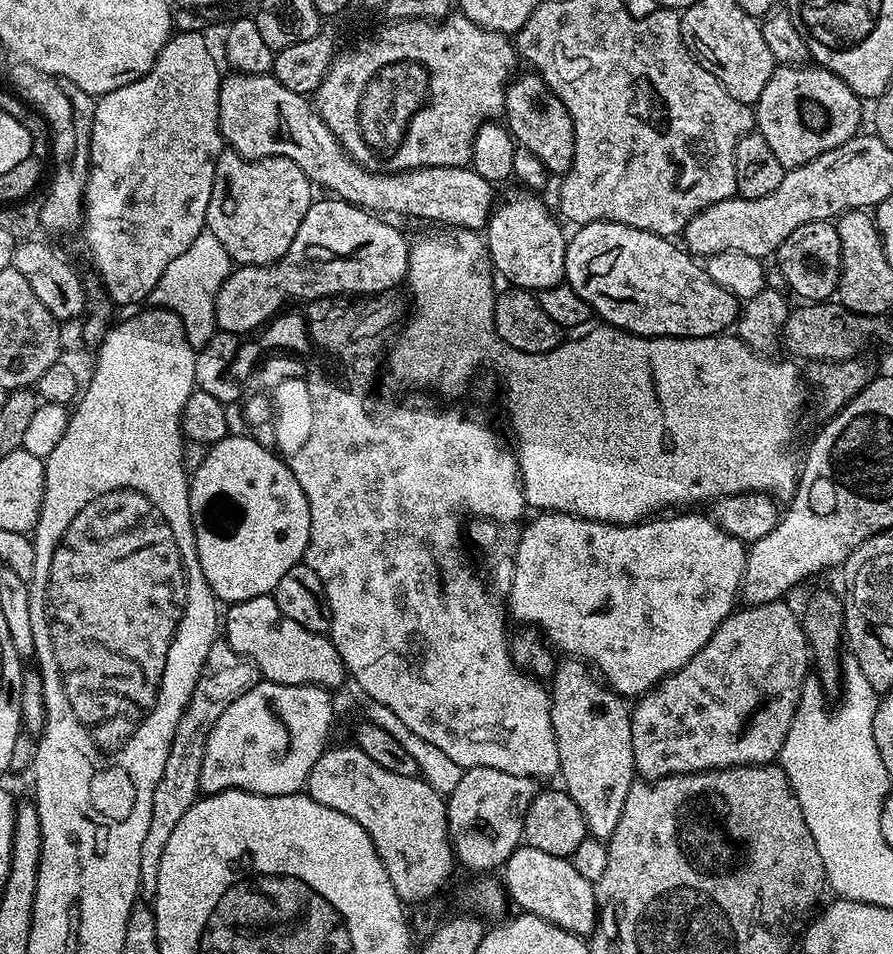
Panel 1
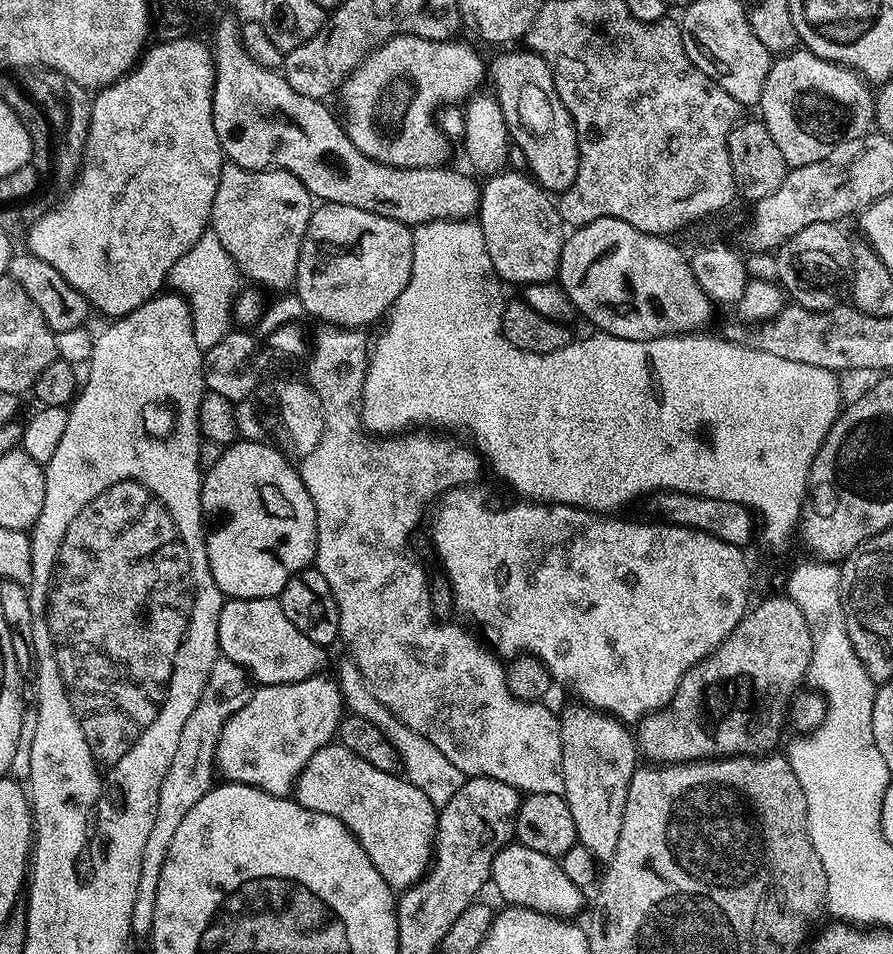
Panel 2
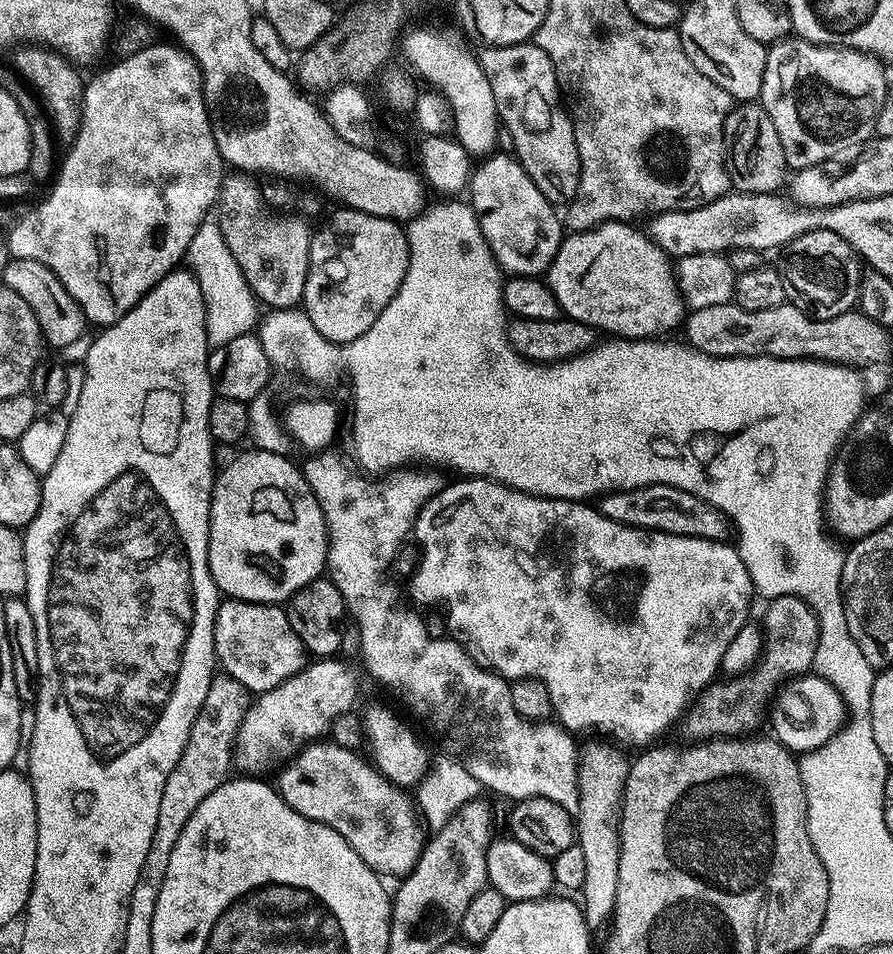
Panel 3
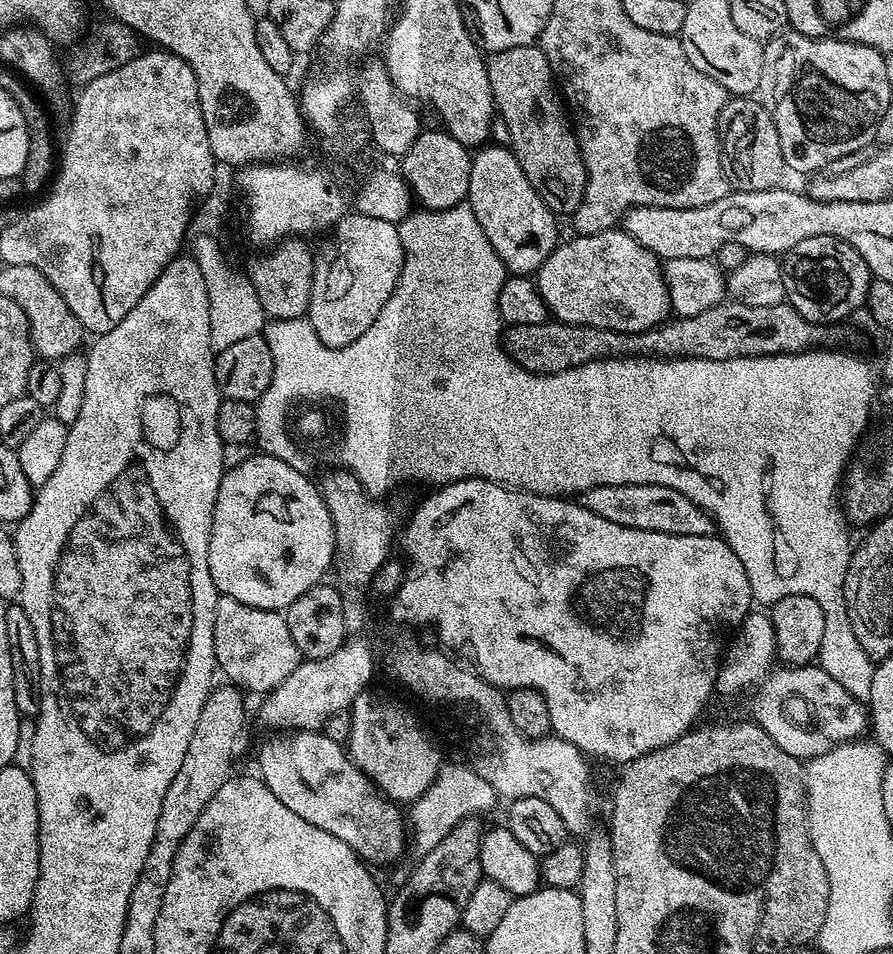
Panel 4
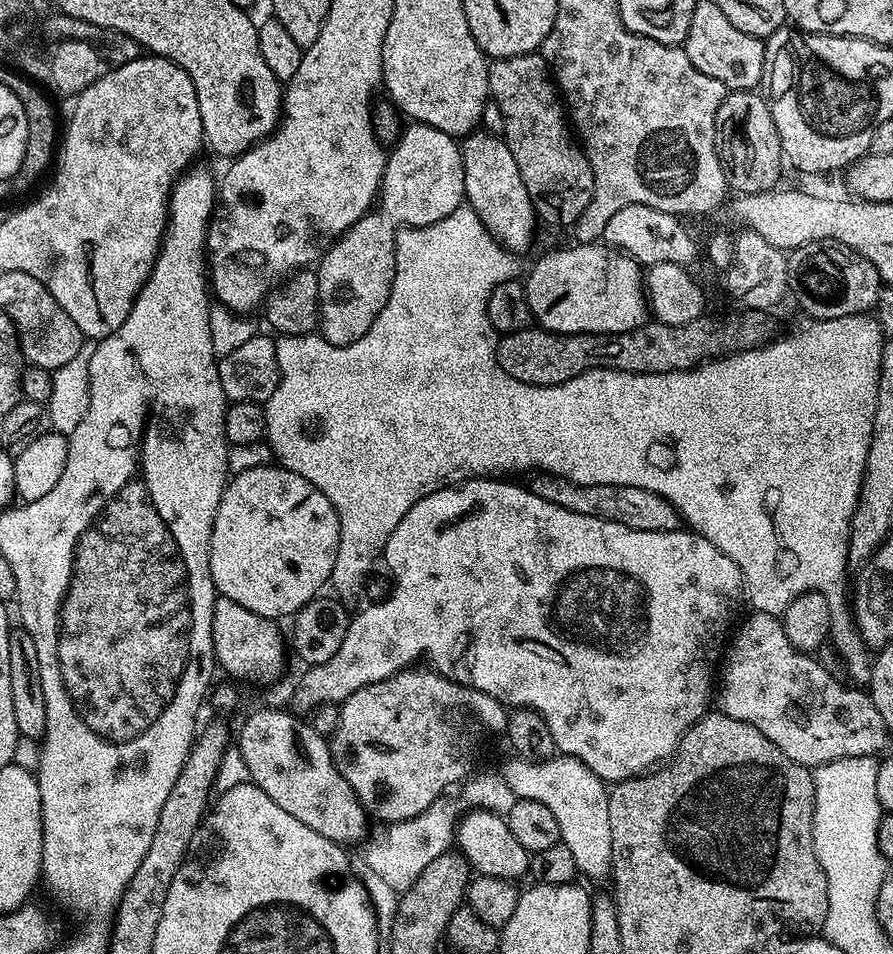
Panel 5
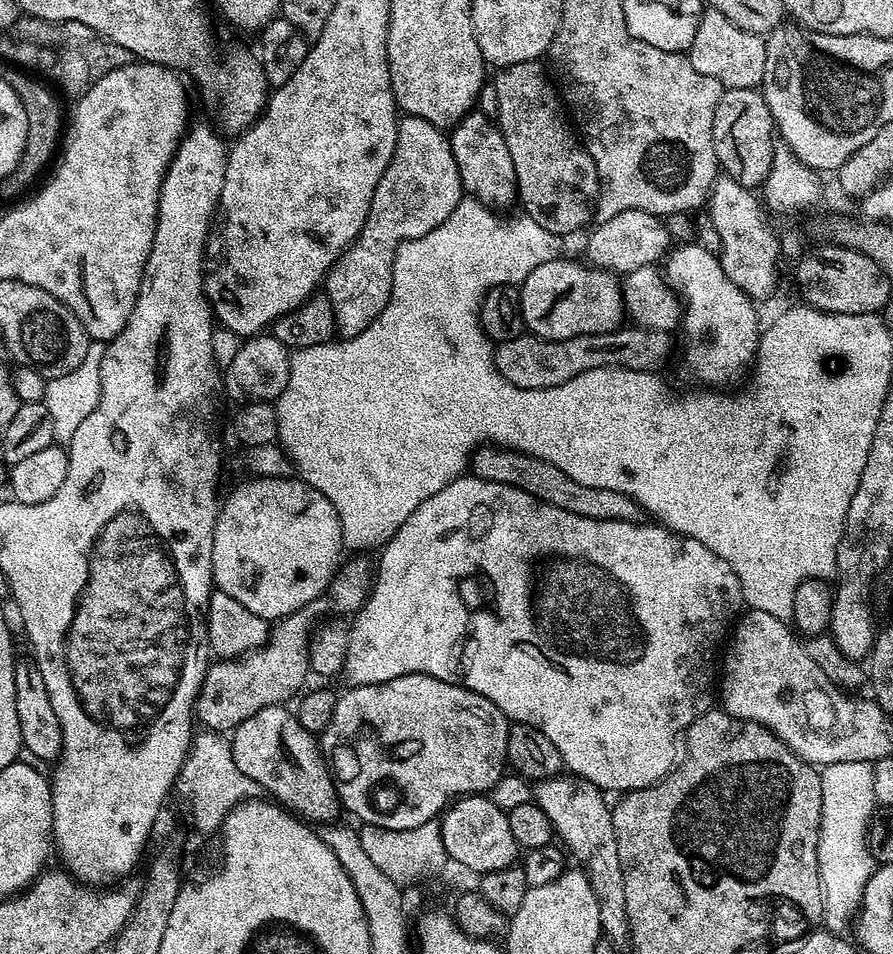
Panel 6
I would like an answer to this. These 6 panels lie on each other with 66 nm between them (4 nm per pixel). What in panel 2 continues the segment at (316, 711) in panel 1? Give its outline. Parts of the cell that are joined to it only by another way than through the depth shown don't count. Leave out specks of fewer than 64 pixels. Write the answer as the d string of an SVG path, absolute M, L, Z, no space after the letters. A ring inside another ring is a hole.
M317 674L293 684L265 684L257 687L253 691L252 697L246 702L246 706L242 706L242 710L238 710L238 714L231 716L222 730L222 734L218 740L218 750L216 751L216 772L219 775L224 775L221 777L228 782L249 784L255 788L262 789L264 792L268 792L272 796L288 796L295 789L296 779L302 774L306 762L310 762L310 758L315 752L333 743L334 737L337 735L340 727L340 721L346 712L343 695L340 693L340 685L335 679L330 678L330 680L327 680L326 677L327 675Z

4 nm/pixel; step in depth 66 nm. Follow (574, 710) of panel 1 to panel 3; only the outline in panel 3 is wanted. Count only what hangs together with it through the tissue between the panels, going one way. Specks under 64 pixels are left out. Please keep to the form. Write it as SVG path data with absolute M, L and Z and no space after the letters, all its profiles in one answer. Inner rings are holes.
M615 743L588 744L579 749L576 765L576 785L578 786L578 806L574 813L576 839L582 846L586 858L586 882L582 889L584 920L589 929L603 929L609 923L618 888L618 858L620 857L620 805L624 803L624 783L628 777L629 757L624 757L625 749Z

